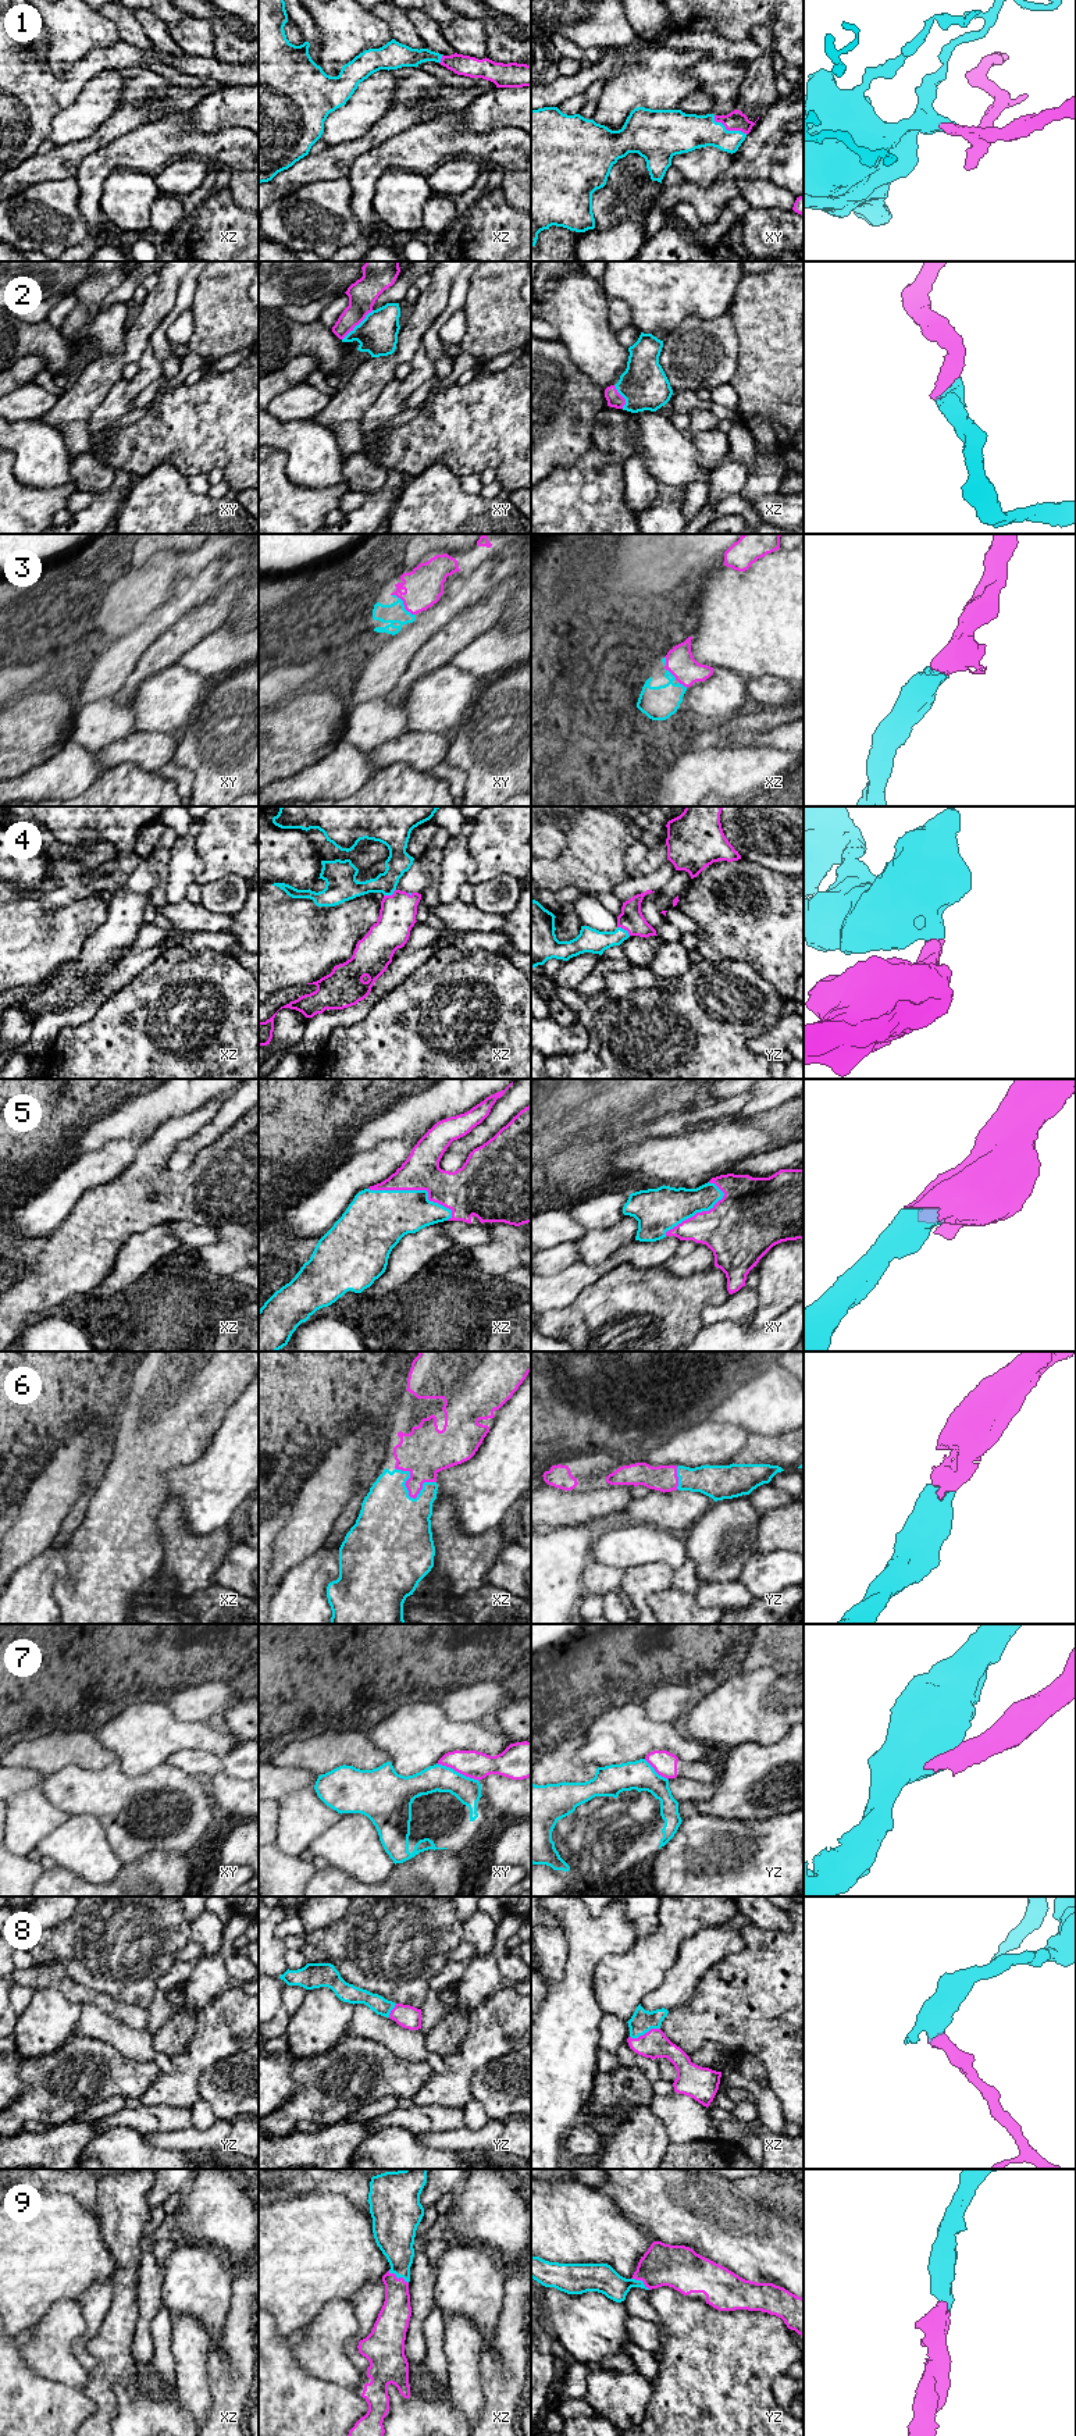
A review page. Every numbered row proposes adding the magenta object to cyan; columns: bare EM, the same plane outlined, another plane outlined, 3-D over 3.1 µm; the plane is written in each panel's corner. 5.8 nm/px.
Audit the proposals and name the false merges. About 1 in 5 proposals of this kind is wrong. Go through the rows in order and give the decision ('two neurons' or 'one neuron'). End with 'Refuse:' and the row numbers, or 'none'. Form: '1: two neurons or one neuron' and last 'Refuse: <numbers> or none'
1: one neuron
2: one neuron
3: one neuron
4: one neuron
5: one neuron
6: one neuron
7: two neurons
8: one neuron
9: one neuron
Refuse: 7

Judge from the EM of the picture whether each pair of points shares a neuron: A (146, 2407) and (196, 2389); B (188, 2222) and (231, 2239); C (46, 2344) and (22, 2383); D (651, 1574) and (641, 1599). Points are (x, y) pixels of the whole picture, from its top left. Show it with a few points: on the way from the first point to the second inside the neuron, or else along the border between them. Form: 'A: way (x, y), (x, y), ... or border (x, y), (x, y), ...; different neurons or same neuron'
A: border (175, 2390), (177, 2399), (195, 2421); different neurons
B: way (199, 2222), (214, 2222), (220, 2228); same neuron
C: border (20, 2346), (22, 2360), (32, 2369), (61, 2382); different neurons
D: way (645, 1580), (641, 1584), (641, 1594); same neuron

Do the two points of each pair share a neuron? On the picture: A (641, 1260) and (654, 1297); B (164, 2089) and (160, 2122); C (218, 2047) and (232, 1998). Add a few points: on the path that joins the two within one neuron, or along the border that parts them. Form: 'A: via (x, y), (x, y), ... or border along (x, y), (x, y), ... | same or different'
A: border along (663, 1265), (637, 1268), (619, 1264), (610, 1270) | different
B: border along (142, 2104), (189, 2109) | different
C: via (224, 2034), (235, 2022), (232, 2011) | same

